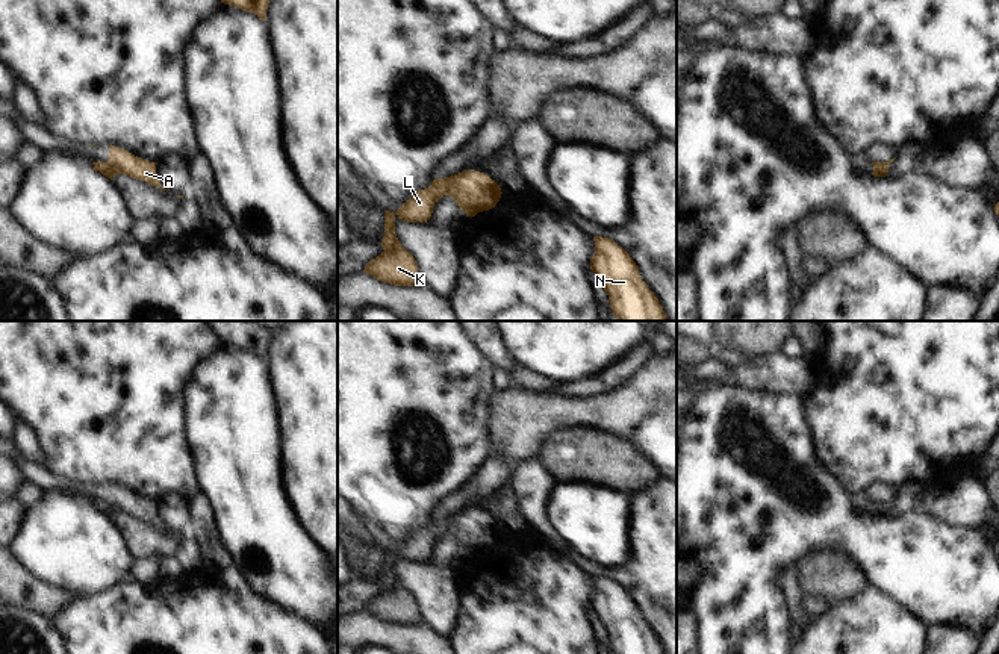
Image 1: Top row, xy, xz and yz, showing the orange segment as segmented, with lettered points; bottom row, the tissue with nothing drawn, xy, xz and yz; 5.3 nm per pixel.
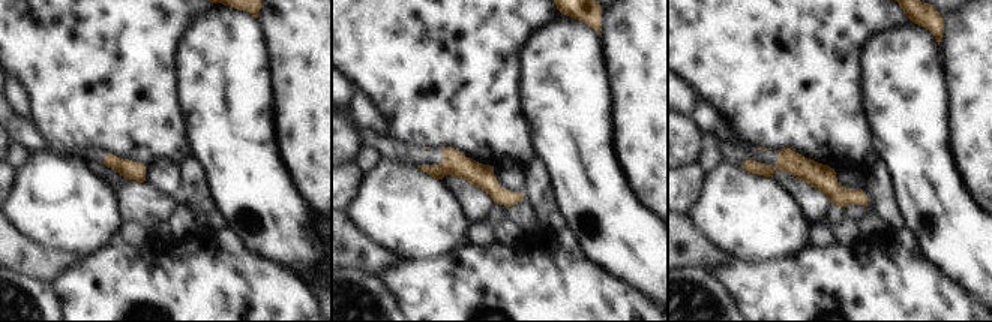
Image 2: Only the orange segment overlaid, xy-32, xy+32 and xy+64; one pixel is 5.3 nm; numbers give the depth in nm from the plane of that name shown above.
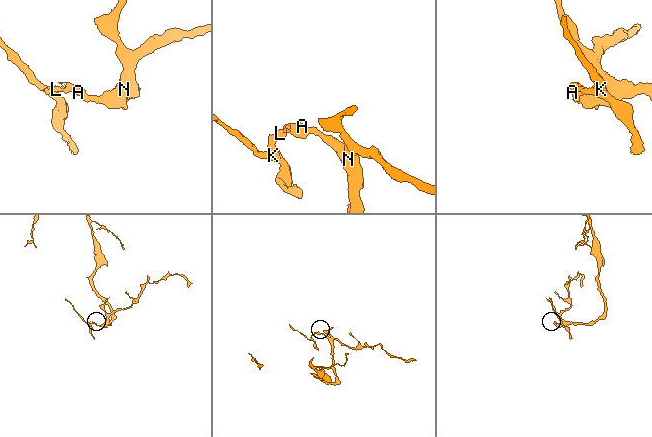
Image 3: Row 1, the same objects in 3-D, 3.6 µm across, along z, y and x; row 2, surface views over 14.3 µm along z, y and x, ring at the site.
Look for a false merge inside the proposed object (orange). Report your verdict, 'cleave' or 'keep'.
cleave

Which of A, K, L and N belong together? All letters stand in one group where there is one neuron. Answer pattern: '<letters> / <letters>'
A N / K L

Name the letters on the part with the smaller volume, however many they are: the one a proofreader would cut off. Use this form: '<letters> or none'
K, L

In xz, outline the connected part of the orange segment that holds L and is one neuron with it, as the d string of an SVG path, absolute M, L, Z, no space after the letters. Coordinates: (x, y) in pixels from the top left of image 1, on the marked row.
M448 177L434 179L428 188L415 191L395 213L384 210L384 236L381 241L384 251L371 259L363 272L394 286L422 285L415 257L395 235L395 218L398 216L407 223L427 223L434 204L447 195L447 180Z

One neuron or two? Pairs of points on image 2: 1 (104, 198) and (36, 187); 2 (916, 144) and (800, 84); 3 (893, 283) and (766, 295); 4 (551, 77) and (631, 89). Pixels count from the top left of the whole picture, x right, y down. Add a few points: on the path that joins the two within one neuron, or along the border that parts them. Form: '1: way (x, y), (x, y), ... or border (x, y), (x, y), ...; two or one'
1: way (87, 198), (53, 196); one
2: border (857, 83), (859, 107), (874, 150); two
3: way (862, 283), (821, 283), (806, 295), (797, 295); one
4: border (602, 51), (605, 68), (610, 74), (613, 120); two

